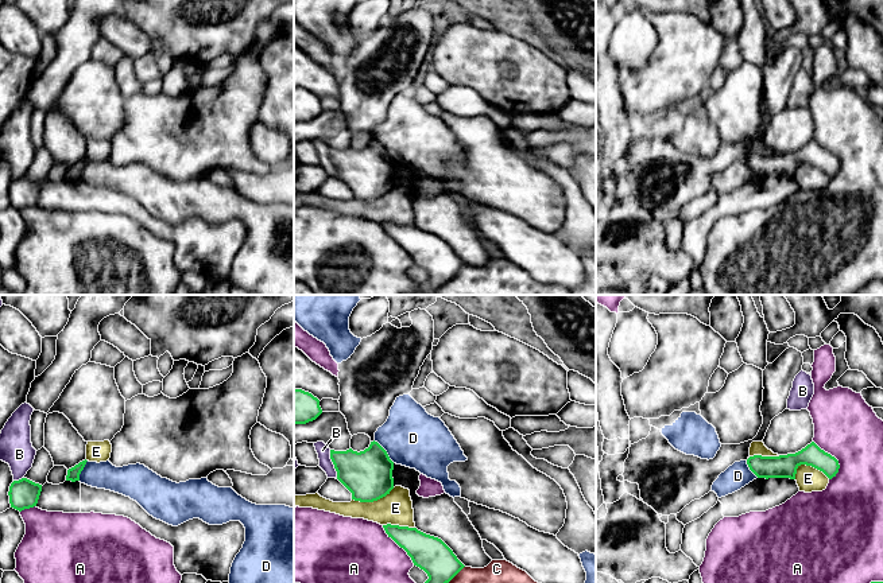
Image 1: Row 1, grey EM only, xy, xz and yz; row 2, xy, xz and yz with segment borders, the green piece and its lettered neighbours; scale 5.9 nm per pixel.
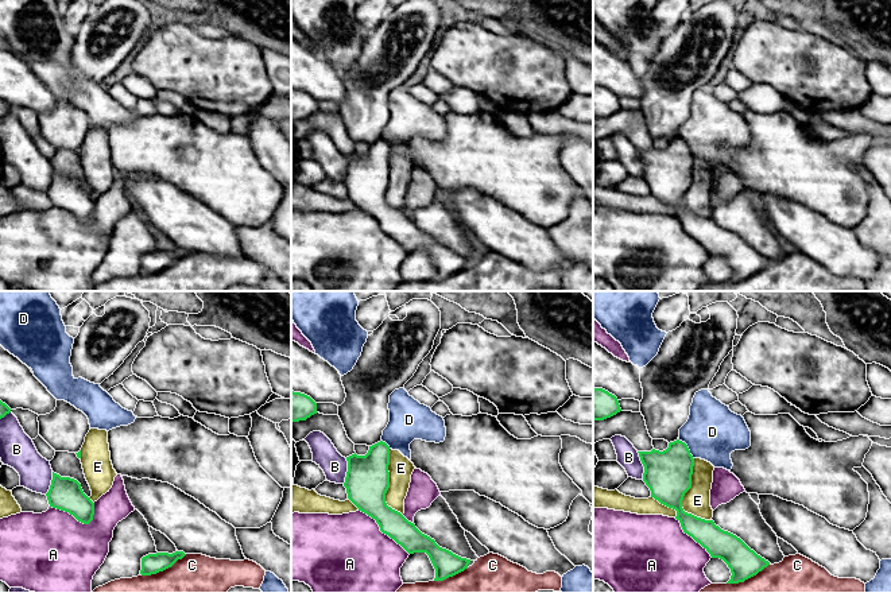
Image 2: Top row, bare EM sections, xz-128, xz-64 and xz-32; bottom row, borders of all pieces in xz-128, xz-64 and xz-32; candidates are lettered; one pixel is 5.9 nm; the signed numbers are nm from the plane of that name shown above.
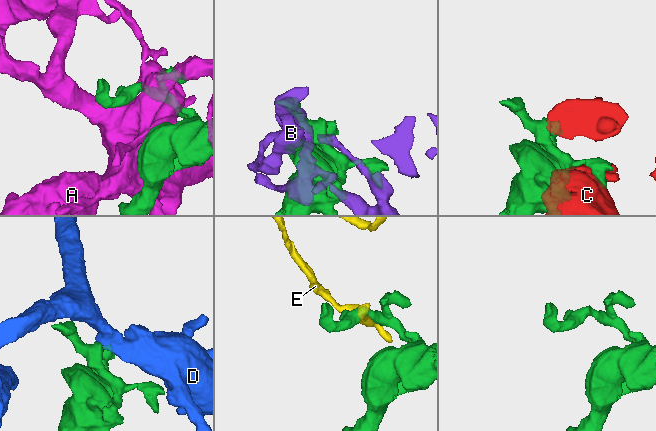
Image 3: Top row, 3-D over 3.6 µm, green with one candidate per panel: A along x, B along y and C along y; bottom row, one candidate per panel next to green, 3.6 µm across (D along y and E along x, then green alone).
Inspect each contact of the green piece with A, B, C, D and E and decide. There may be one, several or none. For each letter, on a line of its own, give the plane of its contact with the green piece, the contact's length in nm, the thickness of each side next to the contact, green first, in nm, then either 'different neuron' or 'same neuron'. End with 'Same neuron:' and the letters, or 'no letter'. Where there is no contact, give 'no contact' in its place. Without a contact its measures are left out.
A: yz | 260 nm | 130/380 nm | different neuron
B: xz | 180 nm | 280/80 nm | different neuron
C: xz | 300 nm | 220/340 nm | different neuron
D: xz | 180 nm | 280/340 nm | different neuron
E: yz | 220 nm | 140/150 nm | different neuron
Same neuron: no letter

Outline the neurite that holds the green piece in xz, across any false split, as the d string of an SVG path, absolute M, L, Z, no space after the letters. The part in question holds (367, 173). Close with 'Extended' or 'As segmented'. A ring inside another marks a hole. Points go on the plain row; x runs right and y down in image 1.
M375 139L360 151L352 147L330 148L330 158L337 170L337 178L352 191L355 199L373 201L394 187L394 160Z. As segmented

